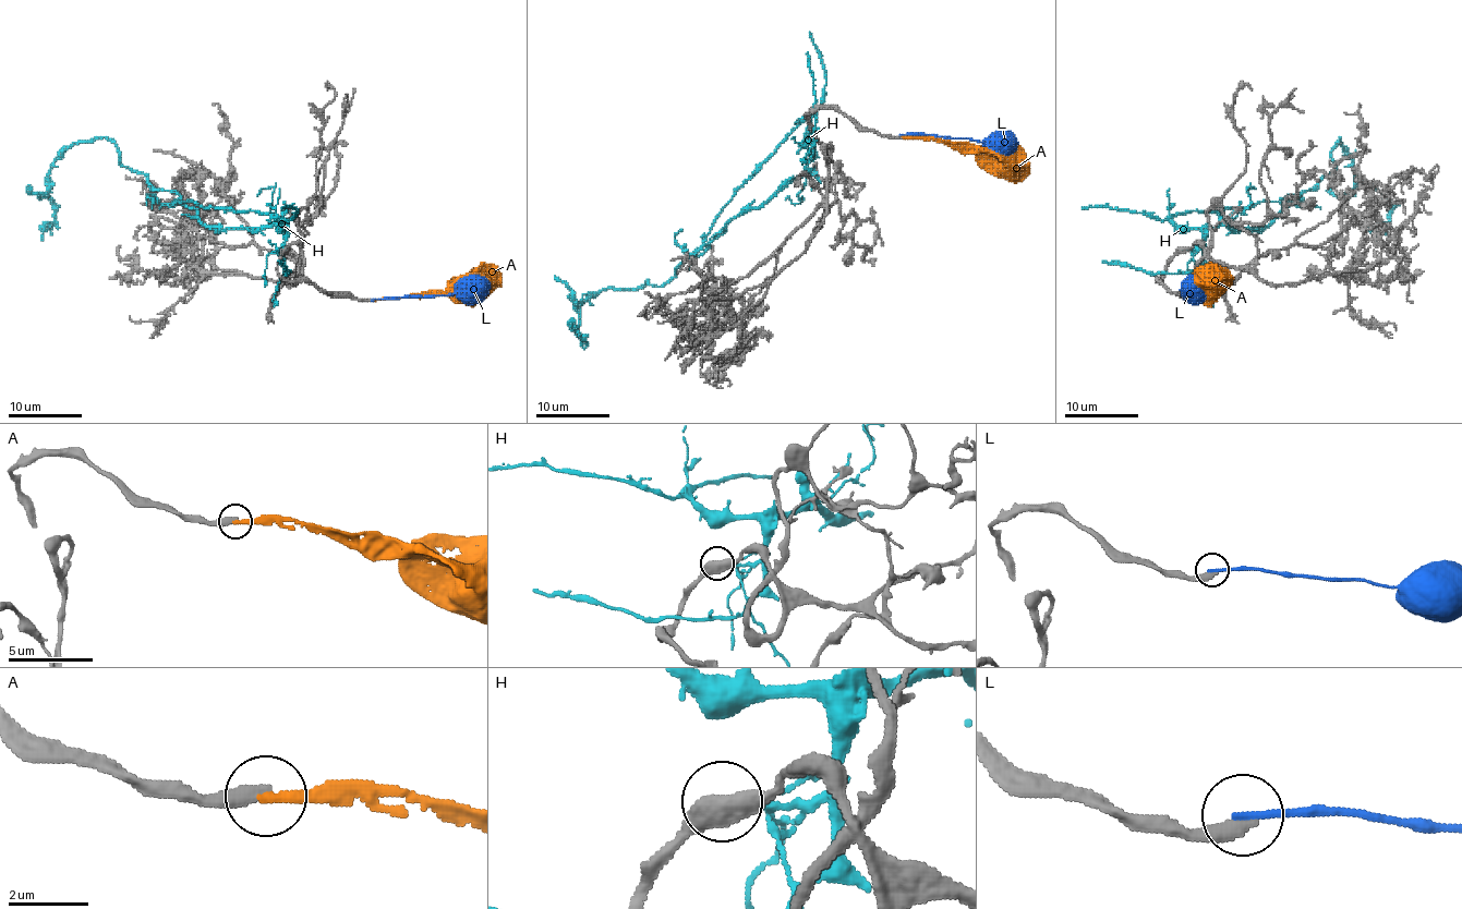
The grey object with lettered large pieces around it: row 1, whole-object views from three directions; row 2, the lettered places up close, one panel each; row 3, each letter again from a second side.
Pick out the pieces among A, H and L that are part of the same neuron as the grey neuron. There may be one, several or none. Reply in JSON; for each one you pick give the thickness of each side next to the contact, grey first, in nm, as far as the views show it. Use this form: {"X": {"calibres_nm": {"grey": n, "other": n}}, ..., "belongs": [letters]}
{"A": {"calibres_nm": {"grey": 280, "other": 240}}, "belongs": ["A"]}

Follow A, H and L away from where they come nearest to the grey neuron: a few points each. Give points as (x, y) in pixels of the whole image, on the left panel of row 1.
A: (375, 299), (439, 293), (475, 277), (500, 275)
H: (282, 250), (276, 225), (210, 229), (104, 136), (53, 162), (40, 240)
L: (373, 299), (451, 295), (466, 286), (490, 285)

